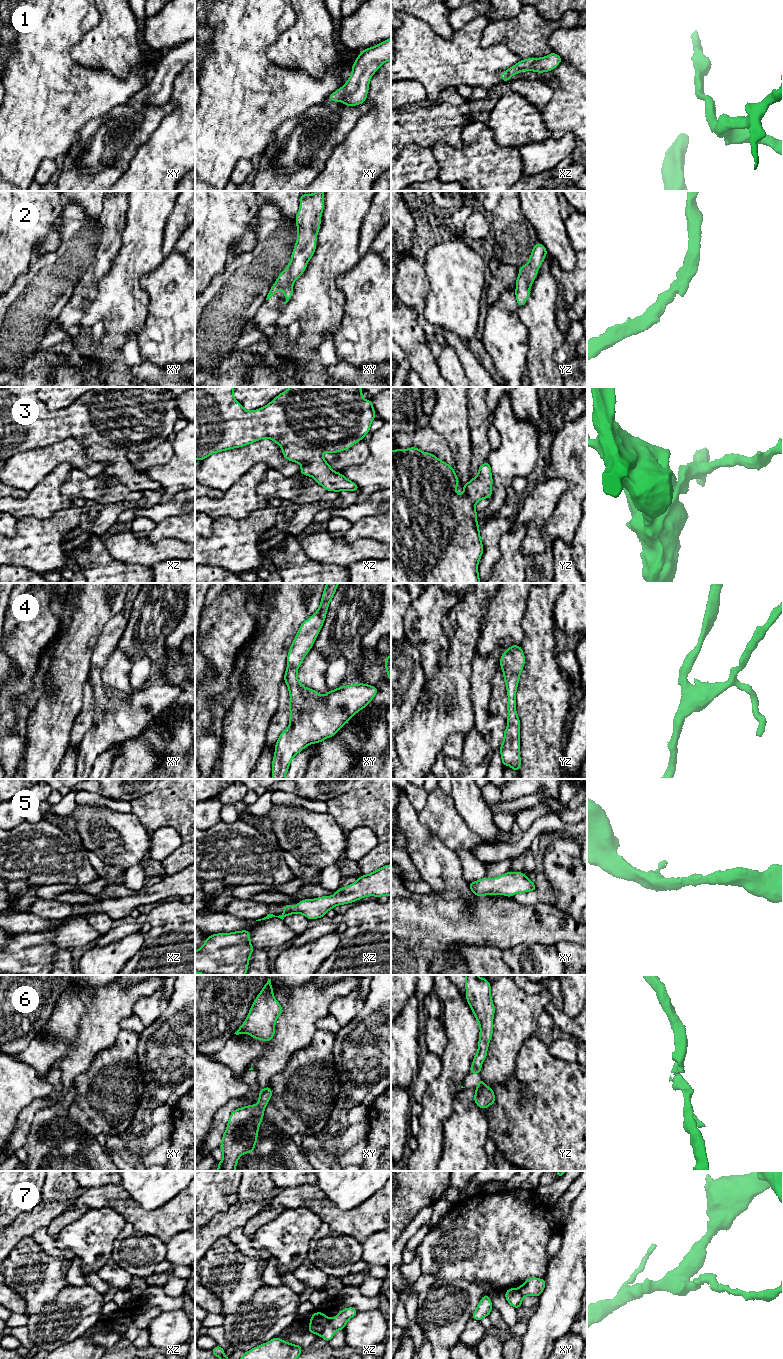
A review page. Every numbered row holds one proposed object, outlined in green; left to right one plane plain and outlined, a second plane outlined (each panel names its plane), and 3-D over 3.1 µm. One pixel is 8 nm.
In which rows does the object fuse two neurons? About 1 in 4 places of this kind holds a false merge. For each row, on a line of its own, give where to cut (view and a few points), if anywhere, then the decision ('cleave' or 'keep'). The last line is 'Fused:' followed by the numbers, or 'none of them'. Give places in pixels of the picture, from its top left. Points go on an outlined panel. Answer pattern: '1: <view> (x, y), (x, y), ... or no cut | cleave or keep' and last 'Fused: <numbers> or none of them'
1: no cut | keep
2: no cut | keep
3: no cut | keep
4: no cut | keep
5: no cut | keep
6: no cut | keep
7: xz (329, 1319), (319, 1334) | cleave
Fused: 7

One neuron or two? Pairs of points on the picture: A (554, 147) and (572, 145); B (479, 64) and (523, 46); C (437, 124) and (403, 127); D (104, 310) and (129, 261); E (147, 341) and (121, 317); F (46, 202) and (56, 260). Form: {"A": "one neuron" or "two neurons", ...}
{"A": "one neuron", "B": "two neurons", "C": "one neuron", "D": "one neuron", "E": "two neurons", "F": "two neurons"}

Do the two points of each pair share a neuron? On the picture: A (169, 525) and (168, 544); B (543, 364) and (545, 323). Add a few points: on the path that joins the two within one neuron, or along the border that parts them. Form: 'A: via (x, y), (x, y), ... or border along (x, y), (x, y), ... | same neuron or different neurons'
A: border along (147, 537), (152, 542), (166, 538), (184, 542) | different neurons
B: via (543, 354), (543, 333) | same neuron

